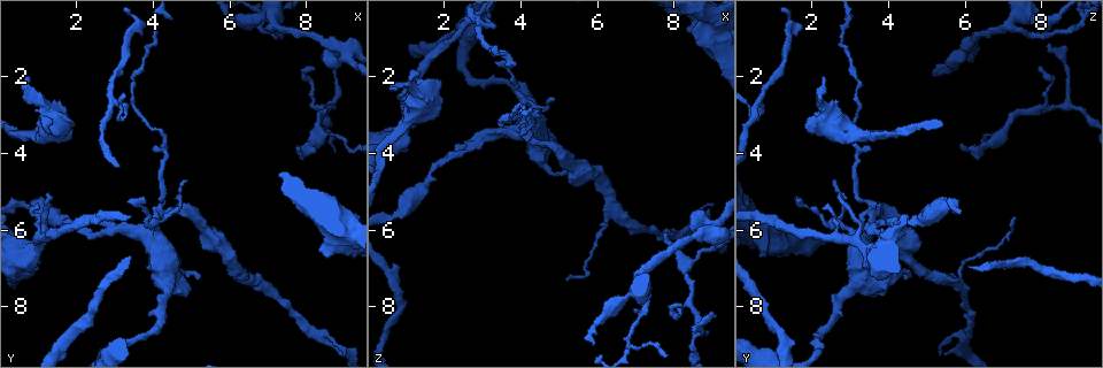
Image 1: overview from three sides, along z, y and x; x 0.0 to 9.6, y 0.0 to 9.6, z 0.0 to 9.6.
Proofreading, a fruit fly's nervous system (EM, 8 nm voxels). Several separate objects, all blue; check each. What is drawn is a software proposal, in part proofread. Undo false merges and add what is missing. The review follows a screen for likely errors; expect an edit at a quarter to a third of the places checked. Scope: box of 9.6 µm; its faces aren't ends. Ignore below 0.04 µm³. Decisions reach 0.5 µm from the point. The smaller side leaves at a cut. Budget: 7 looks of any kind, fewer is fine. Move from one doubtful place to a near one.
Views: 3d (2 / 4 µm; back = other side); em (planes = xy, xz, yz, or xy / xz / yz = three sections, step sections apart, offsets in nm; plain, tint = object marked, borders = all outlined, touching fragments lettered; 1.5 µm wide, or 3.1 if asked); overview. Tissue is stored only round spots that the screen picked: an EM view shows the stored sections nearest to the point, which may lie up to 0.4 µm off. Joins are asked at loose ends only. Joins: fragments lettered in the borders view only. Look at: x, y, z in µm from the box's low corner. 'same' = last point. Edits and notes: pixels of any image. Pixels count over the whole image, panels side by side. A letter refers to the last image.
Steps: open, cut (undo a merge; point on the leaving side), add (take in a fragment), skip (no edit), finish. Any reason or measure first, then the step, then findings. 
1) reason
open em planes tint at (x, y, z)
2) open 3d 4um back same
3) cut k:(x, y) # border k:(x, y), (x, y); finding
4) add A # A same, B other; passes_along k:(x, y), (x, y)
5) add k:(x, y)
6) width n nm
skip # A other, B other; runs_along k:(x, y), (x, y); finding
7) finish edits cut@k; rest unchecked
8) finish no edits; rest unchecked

an open end
open em yz step 8 tint at (7.75, 3.85, 6.10)

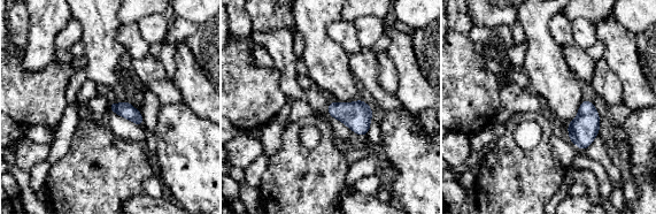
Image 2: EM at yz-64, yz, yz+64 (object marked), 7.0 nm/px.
cut it another way
open em planes tint same

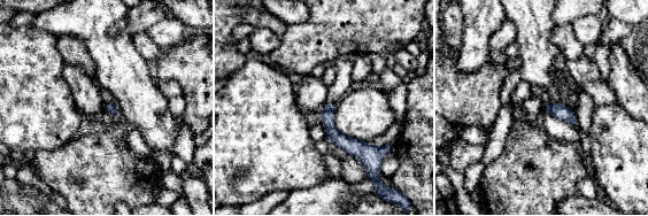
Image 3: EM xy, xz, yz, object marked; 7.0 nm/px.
open em planes borders same

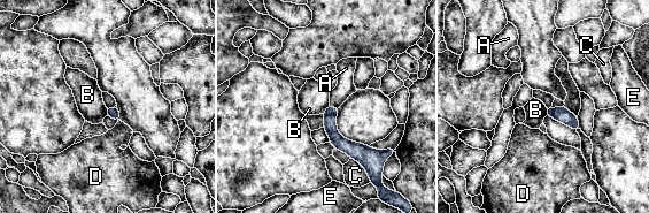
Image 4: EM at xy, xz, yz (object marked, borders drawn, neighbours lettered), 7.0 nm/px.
add A # A same, B other, C other, D other, E other; passes_along 4:(338, 142), (334, 107), (345, 88); it goes on there

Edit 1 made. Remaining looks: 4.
calibre changes
open em planes borders at (1.70, 5.80, 4.60)

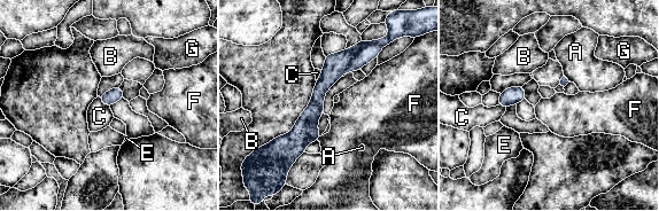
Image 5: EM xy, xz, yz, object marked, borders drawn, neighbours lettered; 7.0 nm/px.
cut 5:(335, 64) # A other, B other, C other, E other, F other, G other; part_leaving 5:(362, 44), (322, 86), (289, 159); a second cell is stuck on

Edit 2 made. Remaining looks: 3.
redraw
open overview

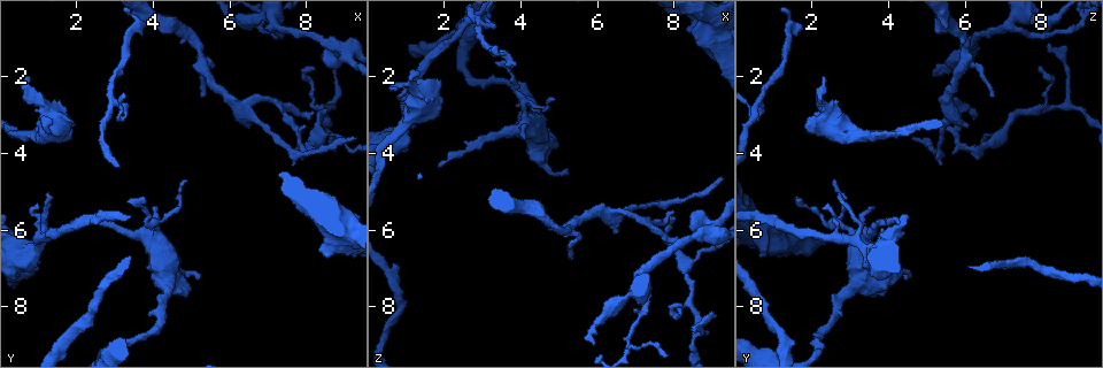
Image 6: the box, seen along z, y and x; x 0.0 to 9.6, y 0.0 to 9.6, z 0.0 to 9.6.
an open end
open em planes borders at (4.05, 5.40, 3.60)

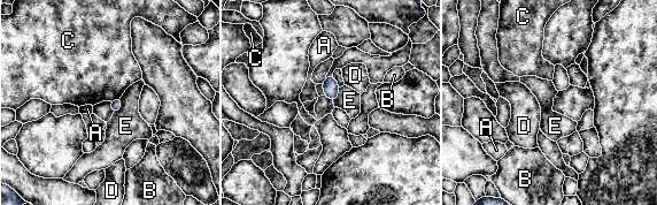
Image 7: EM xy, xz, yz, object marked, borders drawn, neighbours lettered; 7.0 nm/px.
skip # A other, B other, C other, D other, E other; border 7:(120, 97), (110, 101); no lettered fragment goes on from it

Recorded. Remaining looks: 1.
finish edits add@4, cut@5; rest unchecked

